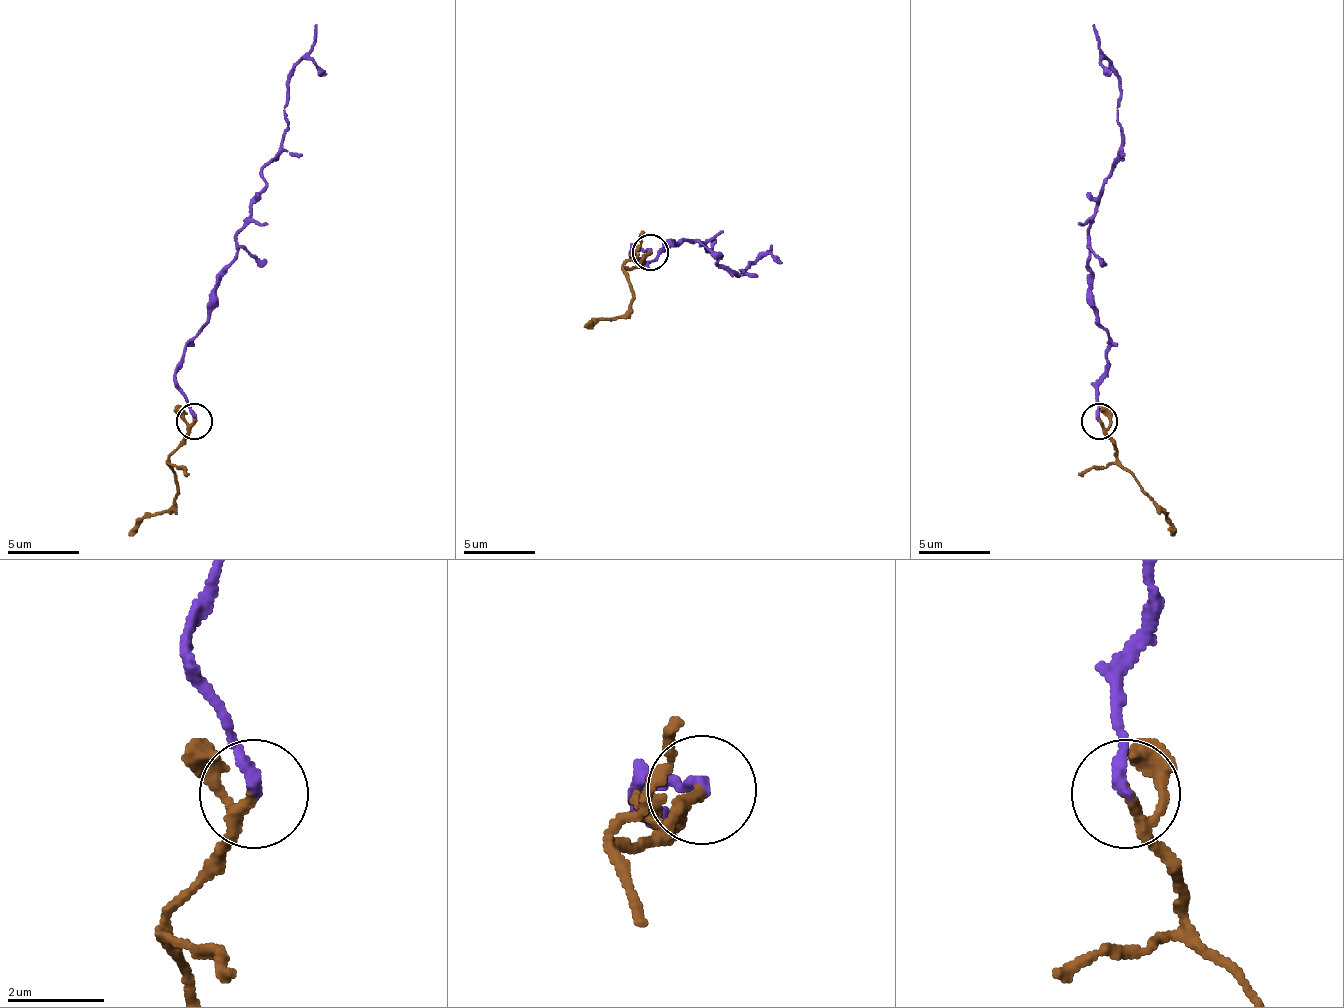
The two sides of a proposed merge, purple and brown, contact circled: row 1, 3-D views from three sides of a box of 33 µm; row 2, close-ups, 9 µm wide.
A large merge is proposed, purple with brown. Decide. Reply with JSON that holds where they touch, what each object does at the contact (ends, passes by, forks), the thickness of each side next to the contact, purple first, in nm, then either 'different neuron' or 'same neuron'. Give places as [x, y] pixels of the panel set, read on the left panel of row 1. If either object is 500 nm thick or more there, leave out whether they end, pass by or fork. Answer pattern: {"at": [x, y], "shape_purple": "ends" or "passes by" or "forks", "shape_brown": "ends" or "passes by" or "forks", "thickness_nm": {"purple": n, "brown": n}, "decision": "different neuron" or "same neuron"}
{"at": [194, 421], "shape_purple": "ends", "shape_brown": "passes by", "thickness_nm": {"purple": 240, "brown": 180}, "decision": "same neuron"}

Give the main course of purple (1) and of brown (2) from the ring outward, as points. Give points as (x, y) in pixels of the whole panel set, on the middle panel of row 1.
1: (651, 251), (629, 258), (651, 262), (669, 244), (697, 240), (719, 254), (719, 265), (744, 272), (773, 244)
2: (651, 251), (626, 269), (633, 305), (619, 319), (604, 319), (583, 326)

